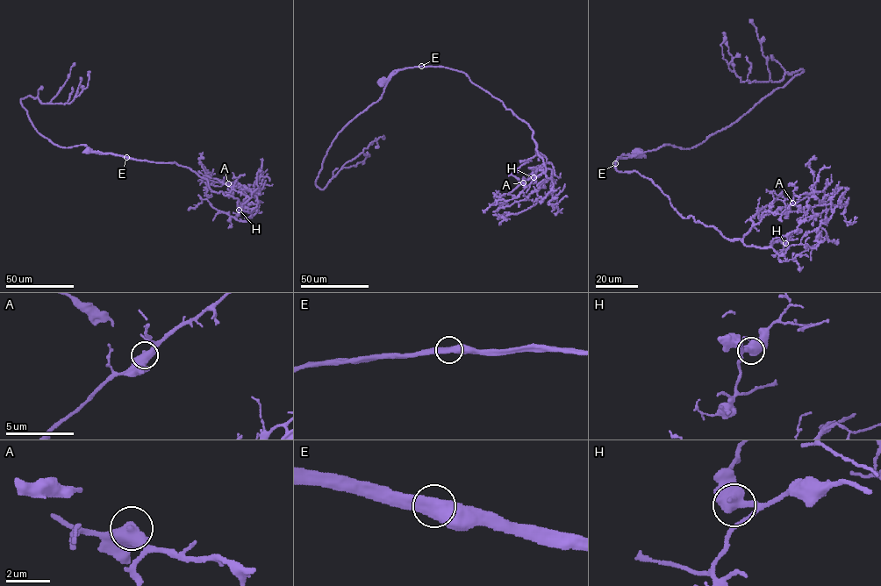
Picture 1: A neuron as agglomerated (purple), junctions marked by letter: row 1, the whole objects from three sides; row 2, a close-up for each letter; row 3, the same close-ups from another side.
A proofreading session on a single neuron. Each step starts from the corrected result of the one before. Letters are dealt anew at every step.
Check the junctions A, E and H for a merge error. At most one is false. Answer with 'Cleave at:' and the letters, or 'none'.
Cleave at: none

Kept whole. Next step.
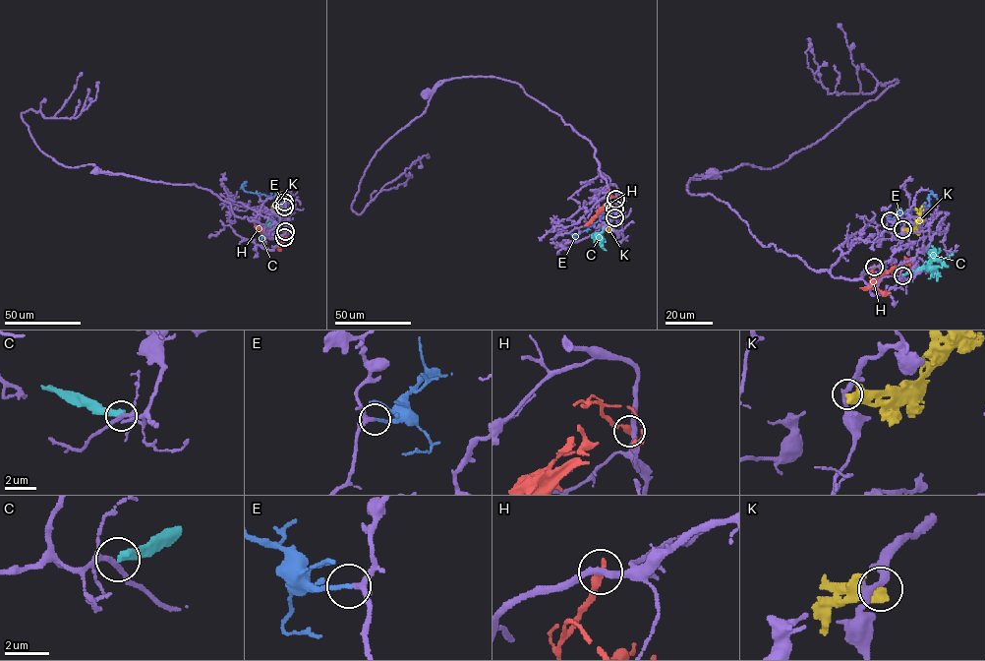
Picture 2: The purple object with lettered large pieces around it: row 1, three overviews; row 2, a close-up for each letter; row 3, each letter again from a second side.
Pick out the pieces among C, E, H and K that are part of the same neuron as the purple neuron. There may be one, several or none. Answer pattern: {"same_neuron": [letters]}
{"same_neuron": ["E"]}

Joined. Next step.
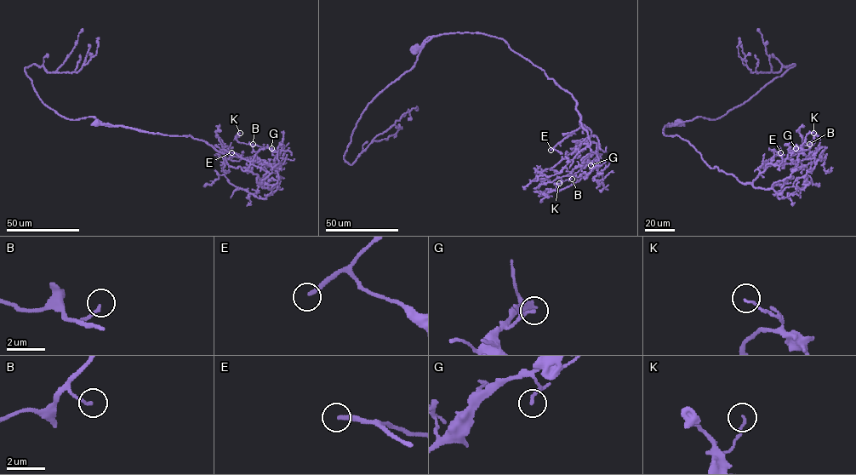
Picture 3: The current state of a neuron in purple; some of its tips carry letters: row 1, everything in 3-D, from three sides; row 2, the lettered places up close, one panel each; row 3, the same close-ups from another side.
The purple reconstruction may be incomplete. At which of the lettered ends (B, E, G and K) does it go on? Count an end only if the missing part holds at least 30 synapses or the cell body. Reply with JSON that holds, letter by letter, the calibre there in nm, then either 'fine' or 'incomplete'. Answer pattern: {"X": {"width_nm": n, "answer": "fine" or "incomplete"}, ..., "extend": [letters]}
{"B": {"width_nm": 130, "answer": "fine"}, "E": {"width_nm": 240, "answer": "incomplete"}, "G": {"width_nm": 130, "answer": "fine"}, "K": {"width_nm": 110, "answer": "fine"}, "extend": ["E"]}

